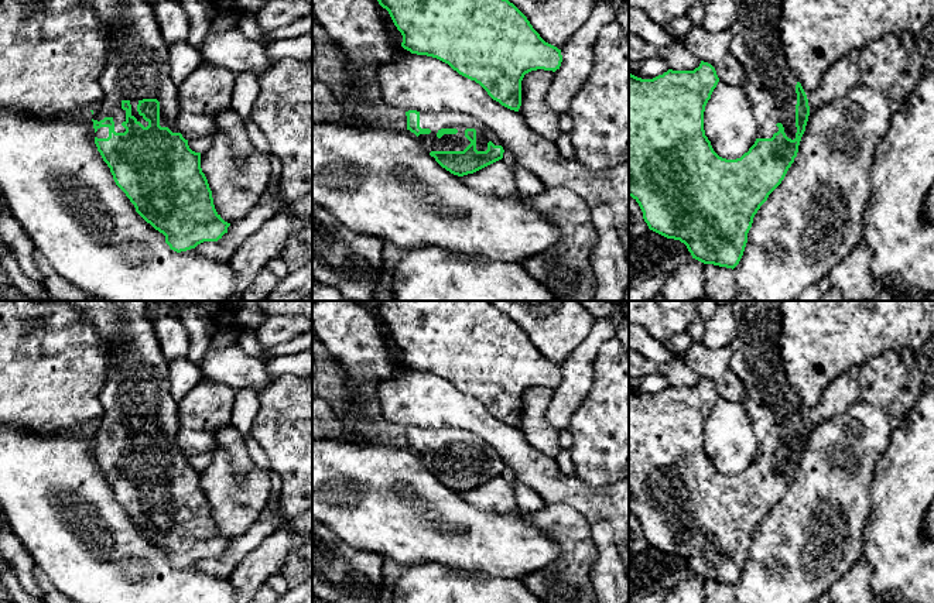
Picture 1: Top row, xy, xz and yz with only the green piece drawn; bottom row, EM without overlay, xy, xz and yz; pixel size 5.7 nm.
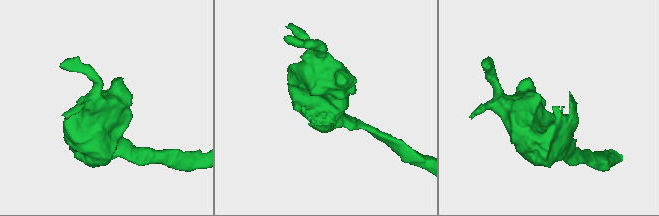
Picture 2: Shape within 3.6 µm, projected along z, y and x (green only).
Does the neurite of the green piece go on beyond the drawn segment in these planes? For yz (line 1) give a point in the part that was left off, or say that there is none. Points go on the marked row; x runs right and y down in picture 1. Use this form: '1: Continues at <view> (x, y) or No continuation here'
1: Continues at yz (770, 85)

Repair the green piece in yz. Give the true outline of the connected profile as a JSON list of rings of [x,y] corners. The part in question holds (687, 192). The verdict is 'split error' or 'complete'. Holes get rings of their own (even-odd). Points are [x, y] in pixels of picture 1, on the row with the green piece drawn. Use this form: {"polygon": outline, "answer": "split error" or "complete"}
{"polygon": [[[735,0],[736,18],[732,25],[731,52],[745,68],[745,92],[752,103],[756,127],[755,144],[740,158],[719,157],[704,130],[704,112],[719,78],[715,68],[701,61],[694,71],[668,69],[653,79],[642,79],[629,71],[629,196],[643,212],[649,229],[680,240],[692,258],[735,268],[745,251],[753,217],[769,195],[781,184],[798,153],[810,116],[807,95],[786,62],[781,35],[781,0]]], "answer": "split error"}

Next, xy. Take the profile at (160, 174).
{"polygon": [[[83,0],[107,28],[107,61],[100,76],[103,100],[95,106],[92,121],[95,144],[110,168],[116,185],[136,212],[165,236],[171,250],[181,253],[203,241],[218,241],[230,223],[216,212],[208,179],[201,168],[201,153],[189,148],[177,129],[178,97],[168,65],[168,45],[160,31],[153,7],[146,0]]], "answer": "split error"}

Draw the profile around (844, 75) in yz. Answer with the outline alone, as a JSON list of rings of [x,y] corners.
[[[852,51],[824,73],[820,86],[807,95],[810,109],[831,103],[861,83],[861,51]]]

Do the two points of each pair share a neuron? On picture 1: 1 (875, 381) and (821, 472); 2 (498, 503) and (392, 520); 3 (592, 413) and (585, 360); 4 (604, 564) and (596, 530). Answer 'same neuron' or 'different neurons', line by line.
1: different neurons
2: different neurons
3: different neurons
4: same neuron

